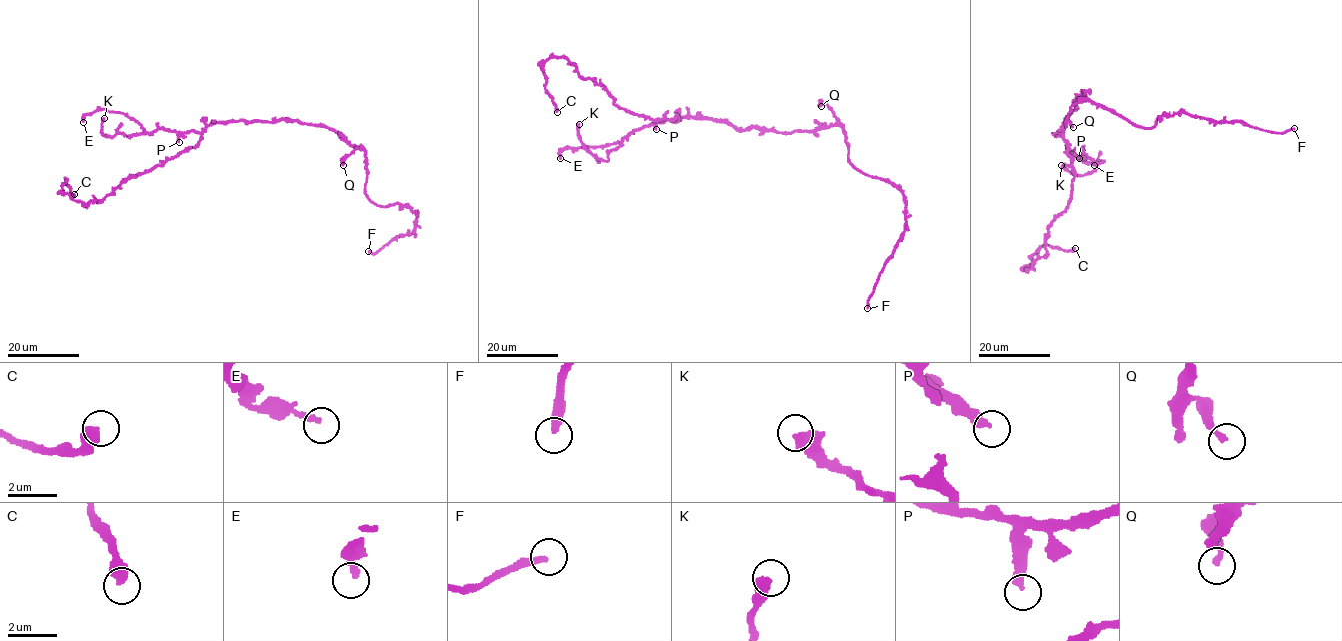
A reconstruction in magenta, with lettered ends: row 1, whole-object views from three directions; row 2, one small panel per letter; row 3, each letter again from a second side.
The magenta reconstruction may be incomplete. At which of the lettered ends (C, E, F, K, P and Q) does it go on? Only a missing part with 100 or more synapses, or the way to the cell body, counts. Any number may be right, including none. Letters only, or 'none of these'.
F

